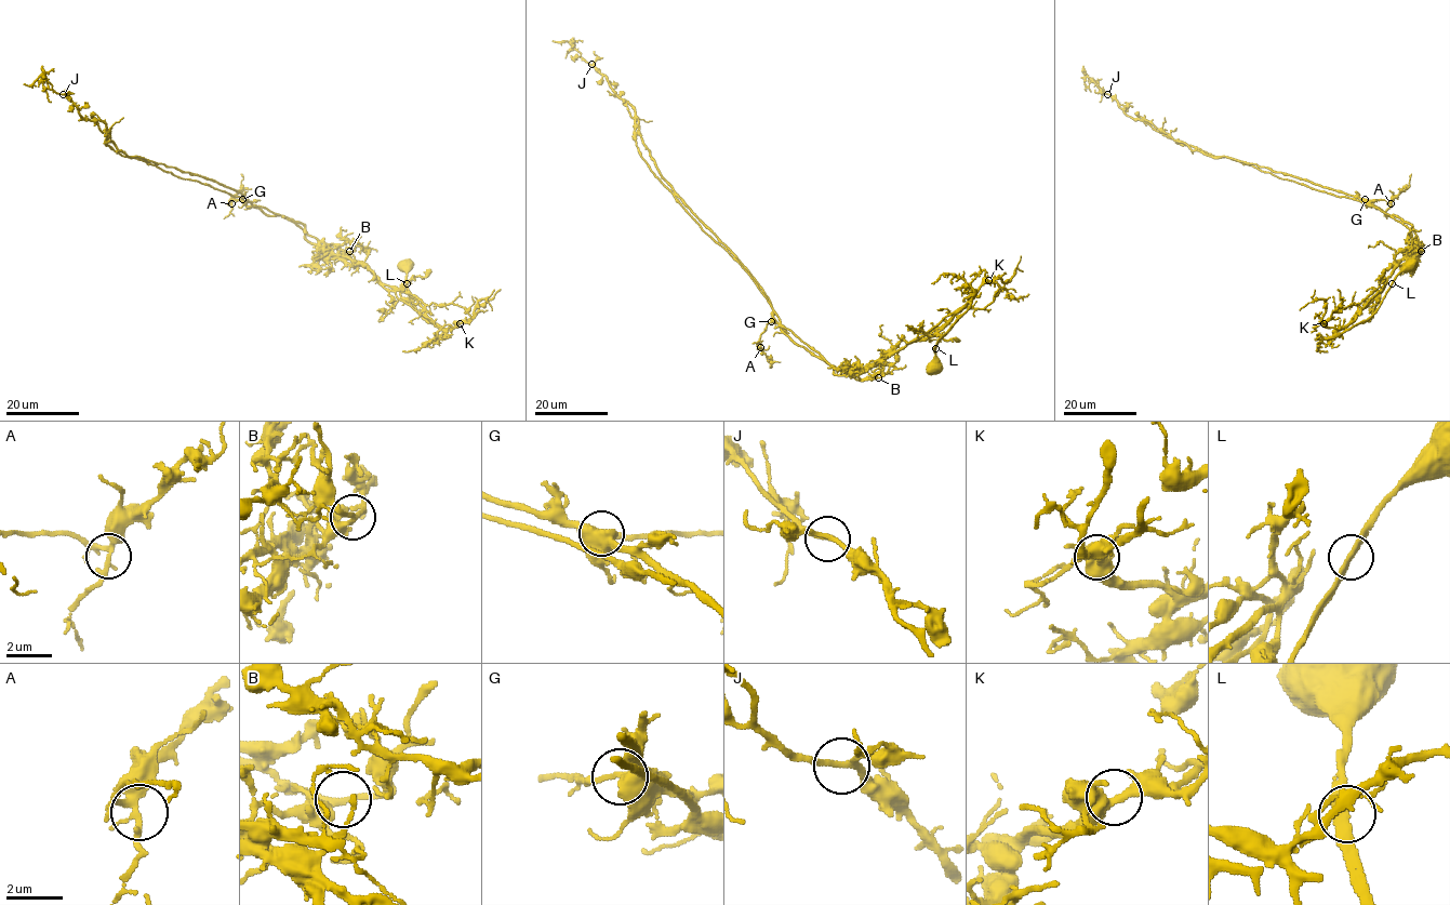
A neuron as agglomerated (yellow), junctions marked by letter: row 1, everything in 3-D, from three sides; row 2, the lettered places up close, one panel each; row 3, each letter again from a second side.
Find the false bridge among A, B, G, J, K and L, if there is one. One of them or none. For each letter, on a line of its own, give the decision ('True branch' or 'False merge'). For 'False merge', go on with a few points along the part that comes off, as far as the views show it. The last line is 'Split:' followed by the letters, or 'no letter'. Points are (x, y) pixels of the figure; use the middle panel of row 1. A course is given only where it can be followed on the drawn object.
A: True branch
B: True branch
G: True branch
J: True branch
K: True branch
L: False merge. Course of the part to remove: (935, 348), (969, 303), (861, 371), (835, 374), (798, 346), (657, 169), (636, 110), (551, 41)
Split: L

